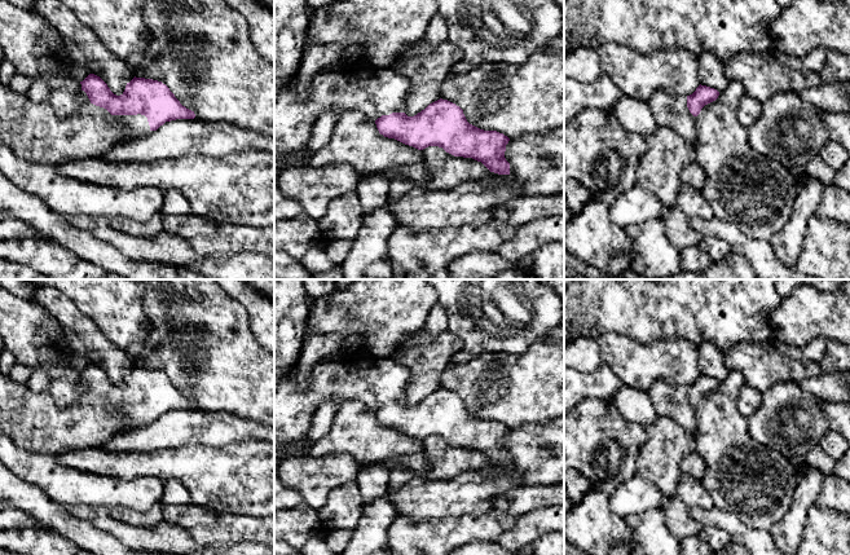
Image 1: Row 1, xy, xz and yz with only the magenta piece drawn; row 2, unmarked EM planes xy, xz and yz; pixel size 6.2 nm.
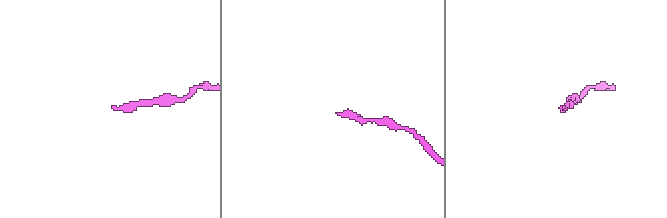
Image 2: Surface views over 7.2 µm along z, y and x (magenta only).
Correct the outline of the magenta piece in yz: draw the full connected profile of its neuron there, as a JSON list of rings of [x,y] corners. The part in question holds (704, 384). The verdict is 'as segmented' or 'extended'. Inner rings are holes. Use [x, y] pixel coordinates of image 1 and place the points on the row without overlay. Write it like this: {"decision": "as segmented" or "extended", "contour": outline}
{"decision": "extended", "contour": [[[699,375],[687,386],[671,386],[665,380],[656,380],[647,391],[659,415],[668,417],[691,435],[696,435],[696,406],[701,398],[715,391],[719,382],[706,375]]]}

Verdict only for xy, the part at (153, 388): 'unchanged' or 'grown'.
grown

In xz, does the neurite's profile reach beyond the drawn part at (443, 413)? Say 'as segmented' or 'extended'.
extended

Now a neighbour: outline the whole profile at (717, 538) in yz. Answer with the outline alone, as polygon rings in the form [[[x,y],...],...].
[[[703,527],[700,530],[700,537],[710,546],[712,551],[718,551],[731,543],[730,534],[715,527]]]

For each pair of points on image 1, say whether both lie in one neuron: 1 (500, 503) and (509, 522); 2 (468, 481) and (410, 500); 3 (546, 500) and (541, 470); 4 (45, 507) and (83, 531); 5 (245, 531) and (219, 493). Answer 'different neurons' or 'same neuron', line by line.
1: different neurons
2: same neuron
3: different neurons
4: same neuron
5: different neurons

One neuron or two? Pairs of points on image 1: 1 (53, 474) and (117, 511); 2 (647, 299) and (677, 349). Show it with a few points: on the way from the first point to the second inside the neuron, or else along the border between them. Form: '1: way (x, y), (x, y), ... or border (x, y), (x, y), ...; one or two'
1: border (109, 507), (127, 506), (140, 511); two
2: border (639, 342), (686, 338), (697, 346); two

